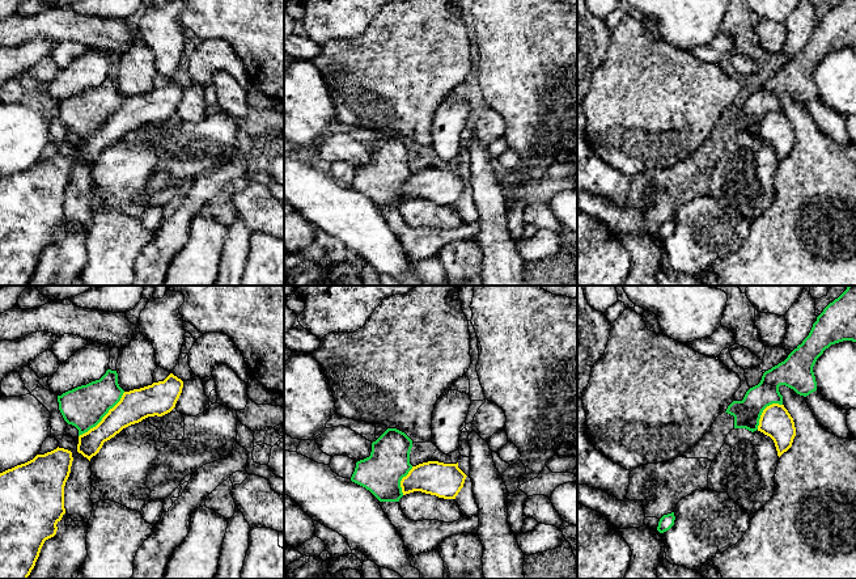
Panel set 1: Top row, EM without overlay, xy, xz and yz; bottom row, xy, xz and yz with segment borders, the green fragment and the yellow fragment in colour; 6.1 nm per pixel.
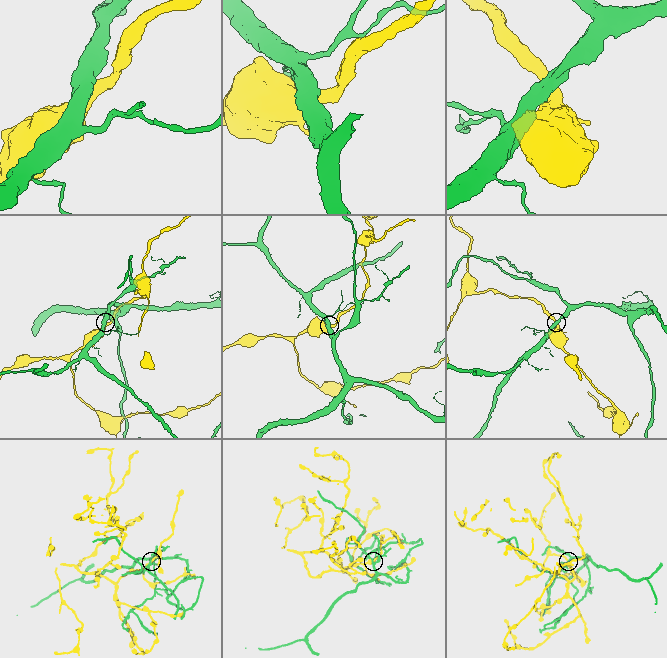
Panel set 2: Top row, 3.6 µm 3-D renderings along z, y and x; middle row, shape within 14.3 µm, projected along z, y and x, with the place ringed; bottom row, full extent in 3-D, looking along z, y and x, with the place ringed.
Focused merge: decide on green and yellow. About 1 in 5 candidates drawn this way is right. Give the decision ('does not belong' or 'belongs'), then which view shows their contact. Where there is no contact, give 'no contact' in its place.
does not belong | xy

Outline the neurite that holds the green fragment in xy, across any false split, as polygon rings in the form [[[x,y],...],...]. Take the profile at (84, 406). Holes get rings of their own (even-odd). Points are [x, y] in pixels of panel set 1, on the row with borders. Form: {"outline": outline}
{"outline": [[[107,369],[99,380],[58,396],[59,410],[64,420],[79,430],[80,436],[96,427],[123,393],[116,371]]]}

